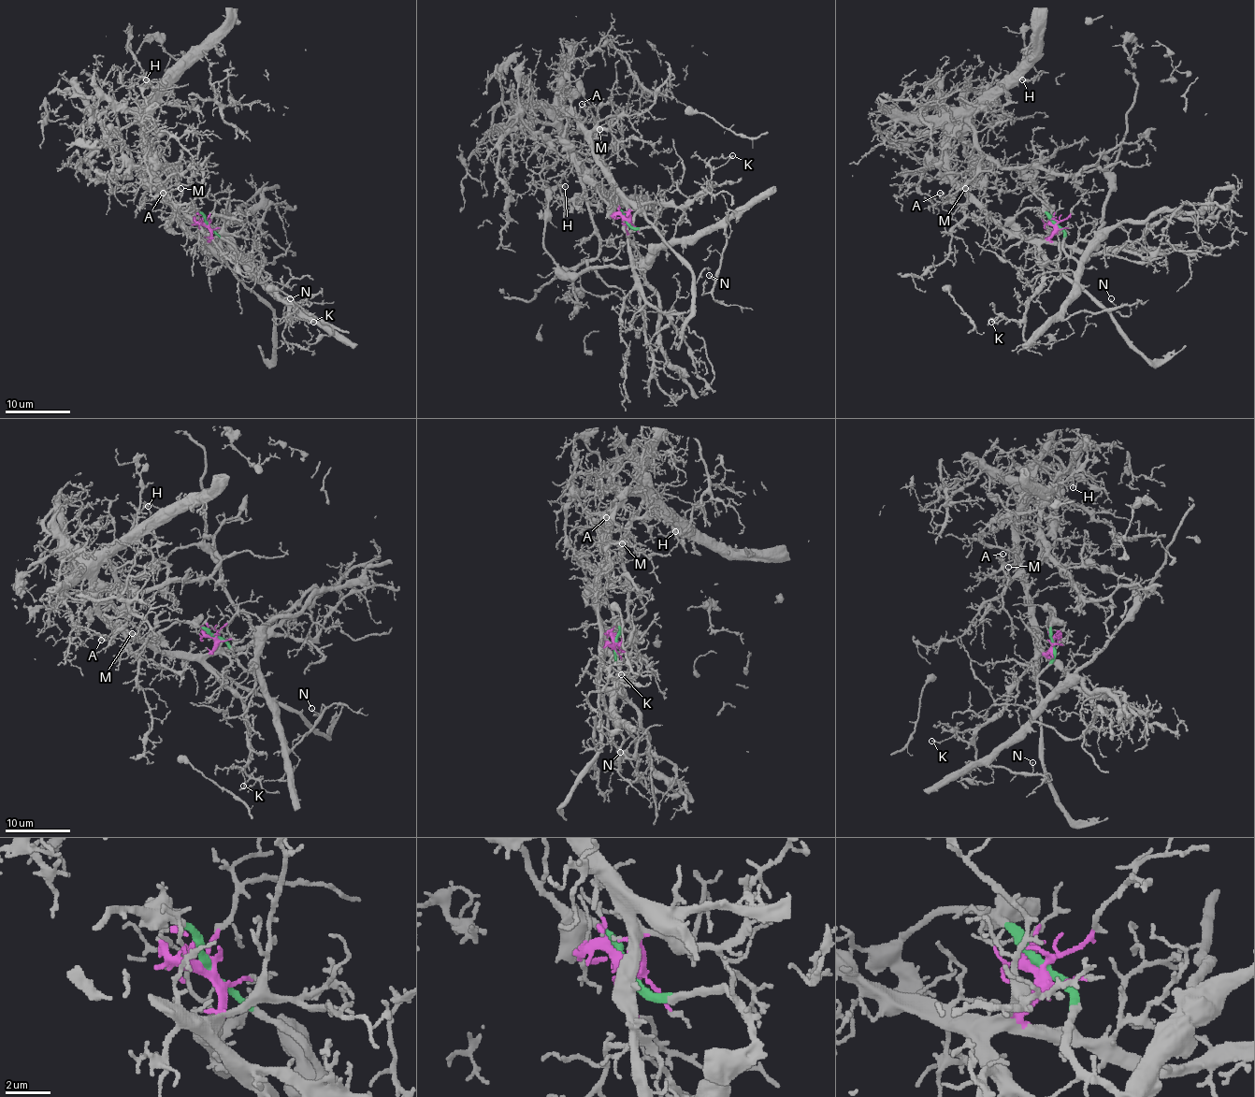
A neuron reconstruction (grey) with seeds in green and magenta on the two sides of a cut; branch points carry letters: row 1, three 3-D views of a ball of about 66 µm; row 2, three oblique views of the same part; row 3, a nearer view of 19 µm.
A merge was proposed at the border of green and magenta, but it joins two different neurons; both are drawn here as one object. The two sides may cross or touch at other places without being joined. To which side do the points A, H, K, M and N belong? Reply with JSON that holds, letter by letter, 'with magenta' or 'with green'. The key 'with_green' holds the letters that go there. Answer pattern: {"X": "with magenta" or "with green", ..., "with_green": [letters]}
{"A": "with magenta", "H": "with magenta", "K": "with magenta", "M": "with magenta", "N": "with green", "with_green": ["N"]}

